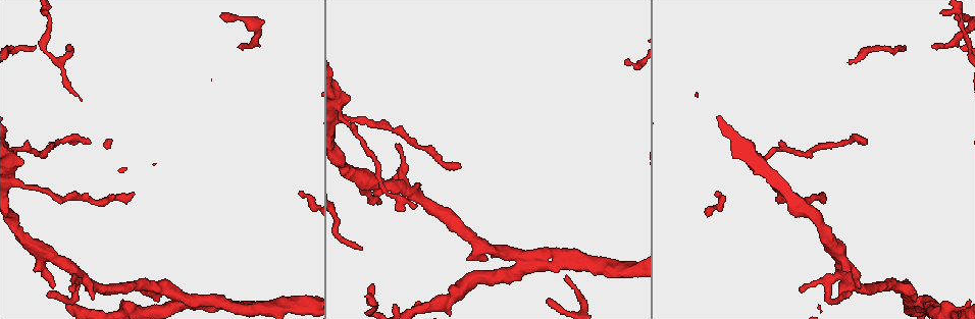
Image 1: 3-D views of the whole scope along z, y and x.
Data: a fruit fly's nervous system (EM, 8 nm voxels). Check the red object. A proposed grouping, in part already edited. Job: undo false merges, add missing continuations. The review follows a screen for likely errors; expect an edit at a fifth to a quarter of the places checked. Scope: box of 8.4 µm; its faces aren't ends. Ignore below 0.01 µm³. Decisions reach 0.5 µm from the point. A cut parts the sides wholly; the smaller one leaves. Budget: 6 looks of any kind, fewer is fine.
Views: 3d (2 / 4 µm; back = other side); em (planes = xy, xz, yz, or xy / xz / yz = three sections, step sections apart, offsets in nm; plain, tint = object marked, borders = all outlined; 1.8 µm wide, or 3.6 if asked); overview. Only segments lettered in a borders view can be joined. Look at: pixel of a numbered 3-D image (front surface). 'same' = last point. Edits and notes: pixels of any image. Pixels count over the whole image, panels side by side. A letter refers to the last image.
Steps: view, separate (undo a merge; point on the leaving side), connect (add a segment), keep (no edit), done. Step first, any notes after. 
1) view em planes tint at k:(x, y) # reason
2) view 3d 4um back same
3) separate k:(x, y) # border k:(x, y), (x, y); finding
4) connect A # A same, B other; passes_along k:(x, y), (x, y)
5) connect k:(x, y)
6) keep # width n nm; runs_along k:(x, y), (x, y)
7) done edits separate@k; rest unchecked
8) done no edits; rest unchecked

view em planes plain at 1:(52, 145) # a narrow waist

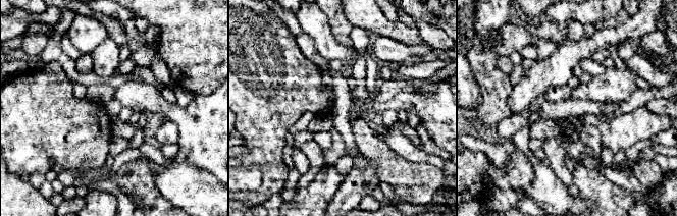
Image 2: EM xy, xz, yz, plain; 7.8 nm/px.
view em planes borders same

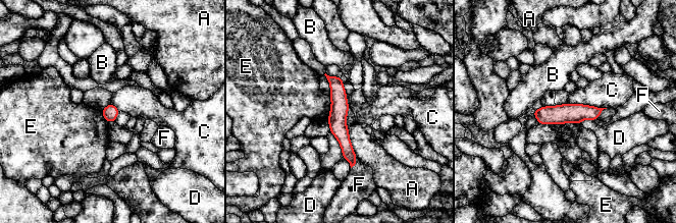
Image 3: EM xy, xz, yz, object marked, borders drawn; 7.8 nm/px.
keep # A other, B other, C other, D other, E other, F other; border 3:(567, 103), (587, 104), (606, 108); continuous, no second neuron

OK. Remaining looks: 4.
view em xy step 16 tint at 1:(134, 192)

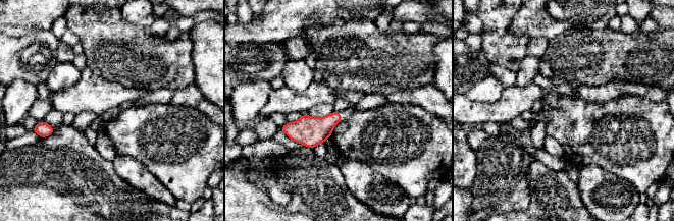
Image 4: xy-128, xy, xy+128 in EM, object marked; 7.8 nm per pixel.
view em planes borders same # another direction

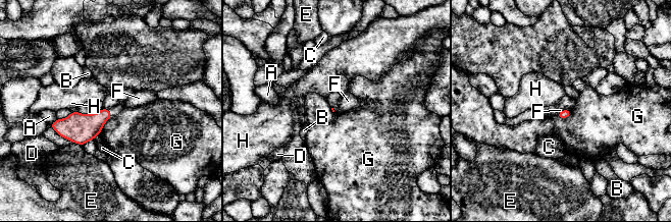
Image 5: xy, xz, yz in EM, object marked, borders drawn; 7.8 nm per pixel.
connect 5:(137, 99) # longest_contact G 180 nm; A other, B other, C other, D other, E other, F same, G other, H other; passes_along 5:(83, 128), (109, 112), (137, 99); the neuron continues

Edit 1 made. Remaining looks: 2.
view em xz step 4 borders at 1:(192, 300) # abrupt turn

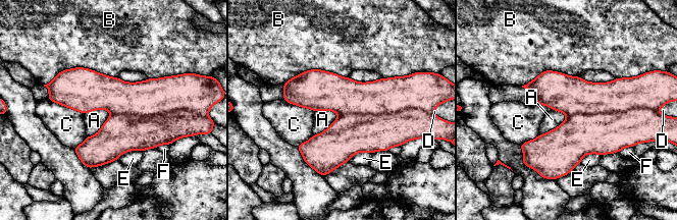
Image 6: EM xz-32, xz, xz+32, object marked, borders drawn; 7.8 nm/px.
view em planes borders same # another direction

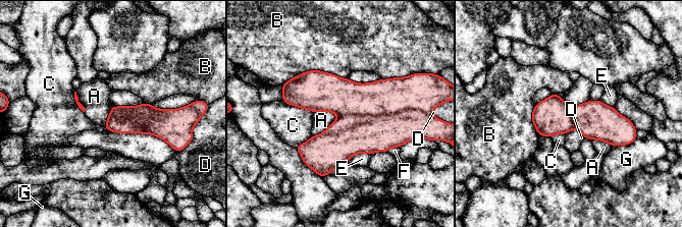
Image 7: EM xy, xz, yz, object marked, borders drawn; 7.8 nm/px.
keep # A other, B other, C other, D other, E other, F other, G other; border 7:(338, 115), (320, 133), (312, 135); one neuron here

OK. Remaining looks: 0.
done edits connect@5; rest unchecked

